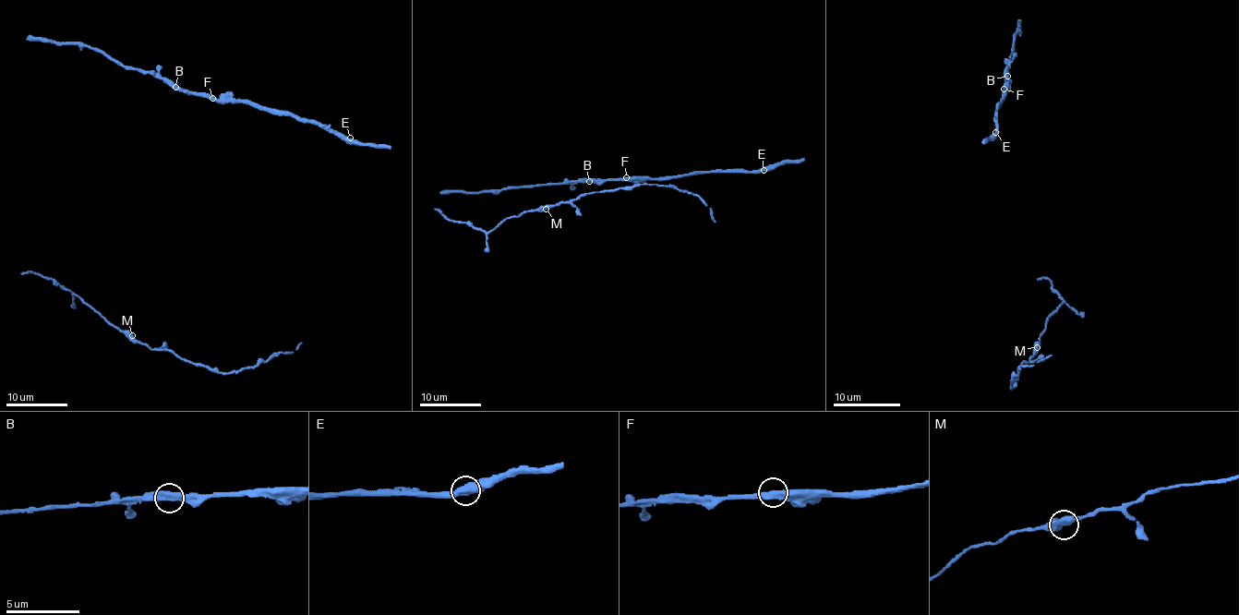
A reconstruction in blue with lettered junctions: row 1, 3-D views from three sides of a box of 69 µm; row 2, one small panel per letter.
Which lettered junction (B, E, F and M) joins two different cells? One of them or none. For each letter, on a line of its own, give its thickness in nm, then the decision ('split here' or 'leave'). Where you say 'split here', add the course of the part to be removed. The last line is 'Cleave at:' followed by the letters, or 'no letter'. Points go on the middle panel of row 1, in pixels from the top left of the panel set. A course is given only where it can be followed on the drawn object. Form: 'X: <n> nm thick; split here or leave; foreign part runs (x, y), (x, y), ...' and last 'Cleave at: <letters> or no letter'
B: 500 nm thick; leave
E: 500 nm thick; leave
F: 440 nm thick; leave
M: 550 nm thick; leave
Cleave at: no letter

